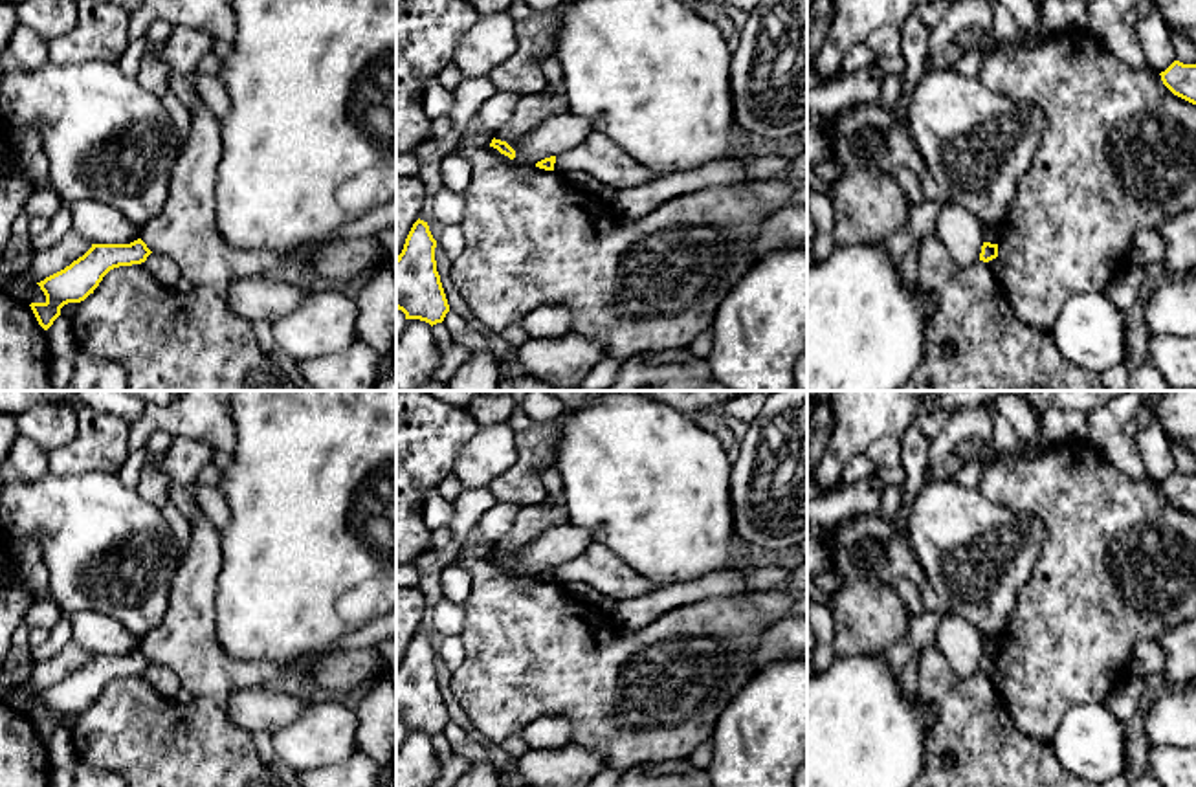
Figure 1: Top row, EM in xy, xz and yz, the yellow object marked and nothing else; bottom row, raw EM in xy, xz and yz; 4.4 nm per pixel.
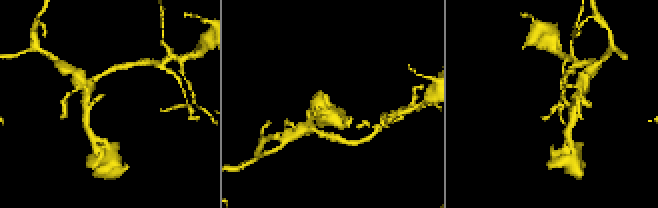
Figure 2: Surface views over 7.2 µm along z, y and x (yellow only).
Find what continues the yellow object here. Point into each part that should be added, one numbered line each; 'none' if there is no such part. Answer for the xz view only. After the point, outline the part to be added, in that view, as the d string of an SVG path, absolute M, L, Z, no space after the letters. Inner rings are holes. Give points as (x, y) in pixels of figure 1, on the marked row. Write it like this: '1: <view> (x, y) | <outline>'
none

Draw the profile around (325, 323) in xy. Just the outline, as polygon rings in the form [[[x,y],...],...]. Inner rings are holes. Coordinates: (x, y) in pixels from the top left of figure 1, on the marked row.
[[[317,284],[290,314],[271,323],[275,343],[297,363],[336,354],[358,341],[358,305],[343,288]]]

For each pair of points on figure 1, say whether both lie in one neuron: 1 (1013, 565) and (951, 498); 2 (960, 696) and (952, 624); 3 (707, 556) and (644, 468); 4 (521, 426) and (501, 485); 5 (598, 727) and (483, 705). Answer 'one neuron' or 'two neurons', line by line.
1: one neuron
2: two neurons
3: one neuron
4: one neuron
5: one neuron

